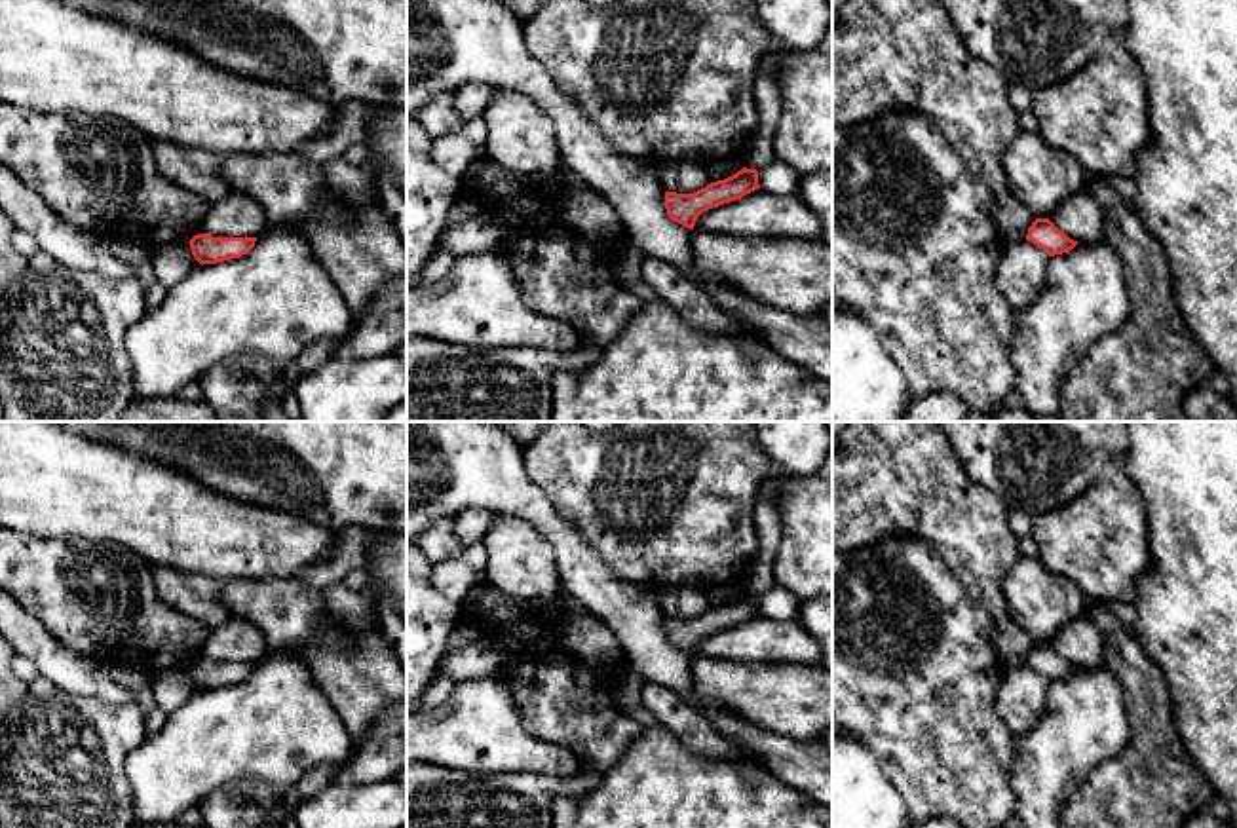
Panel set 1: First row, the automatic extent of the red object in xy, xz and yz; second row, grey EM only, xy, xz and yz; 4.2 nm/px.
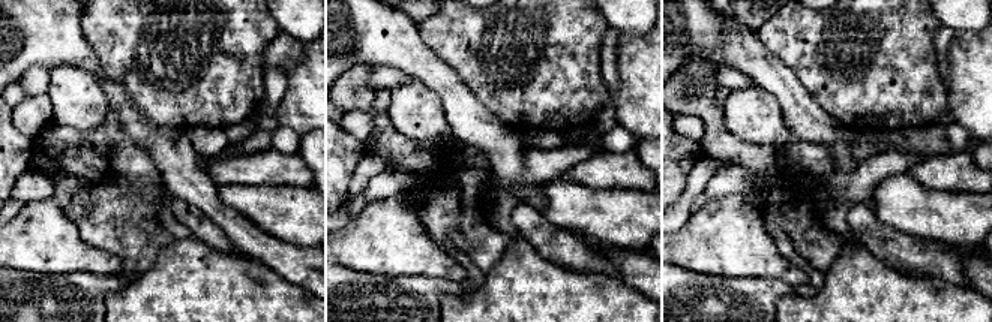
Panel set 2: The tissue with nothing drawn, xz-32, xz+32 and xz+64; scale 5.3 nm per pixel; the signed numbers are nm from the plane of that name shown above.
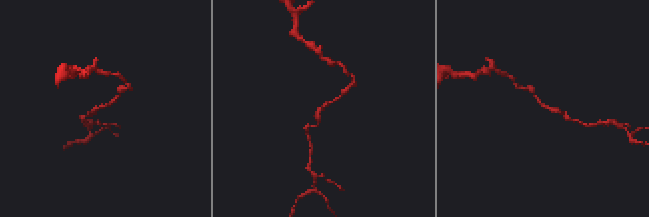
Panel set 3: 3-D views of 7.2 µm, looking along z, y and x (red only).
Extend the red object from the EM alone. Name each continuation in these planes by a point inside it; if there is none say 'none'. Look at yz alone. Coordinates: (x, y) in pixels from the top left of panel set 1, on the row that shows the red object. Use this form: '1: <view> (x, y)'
none

